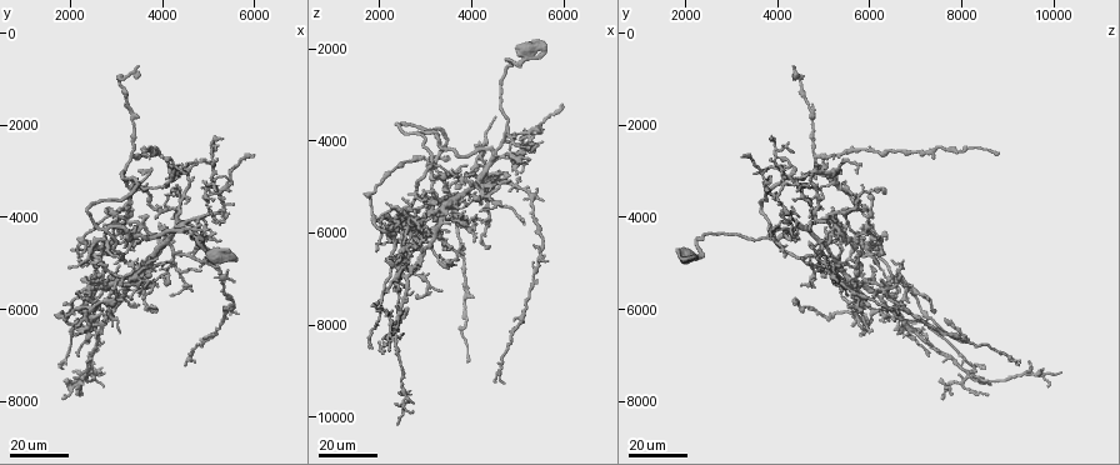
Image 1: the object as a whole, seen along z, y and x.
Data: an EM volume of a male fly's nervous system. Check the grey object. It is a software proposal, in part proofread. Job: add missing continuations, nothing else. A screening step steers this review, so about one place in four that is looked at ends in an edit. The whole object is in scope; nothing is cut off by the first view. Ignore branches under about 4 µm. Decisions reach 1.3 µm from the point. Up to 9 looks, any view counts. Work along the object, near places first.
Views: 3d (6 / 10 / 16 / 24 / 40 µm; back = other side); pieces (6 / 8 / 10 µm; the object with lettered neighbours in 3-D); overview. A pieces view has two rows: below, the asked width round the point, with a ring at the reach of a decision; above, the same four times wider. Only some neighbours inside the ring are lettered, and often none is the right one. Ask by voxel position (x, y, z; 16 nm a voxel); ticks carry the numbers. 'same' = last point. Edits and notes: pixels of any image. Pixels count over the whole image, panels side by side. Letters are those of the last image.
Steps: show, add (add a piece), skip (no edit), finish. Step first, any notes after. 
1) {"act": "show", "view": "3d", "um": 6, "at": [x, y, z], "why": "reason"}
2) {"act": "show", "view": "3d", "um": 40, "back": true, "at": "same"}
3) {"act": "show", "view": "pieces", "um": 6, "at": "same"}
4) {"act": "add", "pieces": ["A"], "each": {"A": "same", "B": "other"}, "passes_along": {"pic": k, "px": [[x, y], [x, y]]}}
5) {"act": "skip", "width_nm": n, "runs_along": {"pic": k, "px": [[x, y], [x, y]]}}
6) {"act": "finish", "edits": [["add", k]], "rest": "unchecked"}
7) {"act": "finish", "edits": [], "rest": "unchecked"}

{"act": "show", "view": "3d", "um": 24, "at": [4800, 2800, 4800], "why": "an open end"}

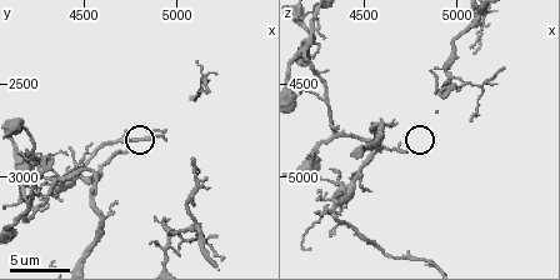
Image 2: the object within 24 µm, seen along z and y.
{"act": "show", "view": "pieces", "um": 6, "at": [4740, 2840, 4860], "why": "see the neighbours"}

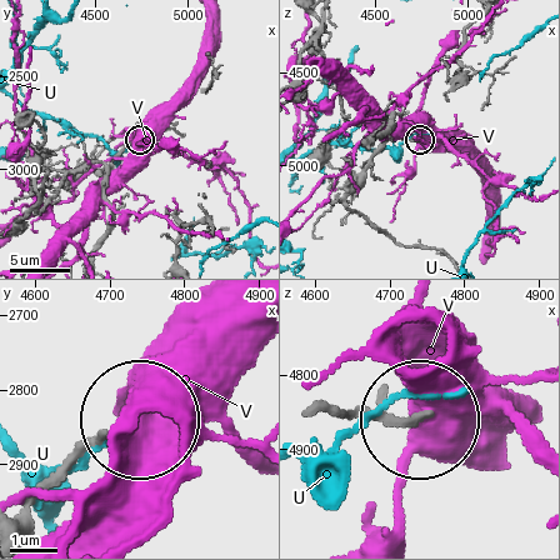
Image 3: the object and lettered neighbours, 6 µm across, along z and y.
{"act": "skip", "width_nm": 140, "each": {"U": "other", "V": "other"}, "found": "no lettered piece goes on from it"}

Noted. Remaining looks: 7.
{"act": "show", "view": "3d", "um": 24, "at": [3450, 750, 4350], "why": "end of a long branch"}

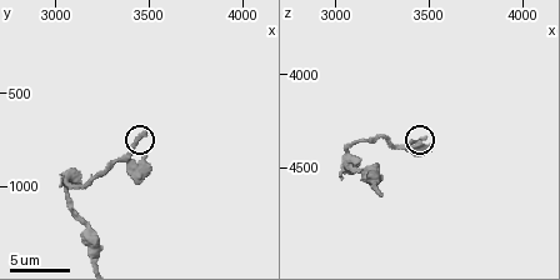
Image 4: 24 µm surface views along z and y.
{"act": "show", "view": "3d", "um": 10, "at": [3480, 700, 4340], "why": "closer look"}

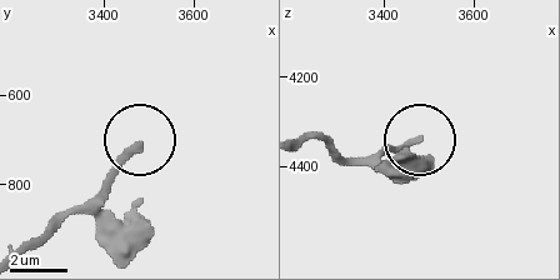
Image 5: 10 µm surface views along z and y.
{"act": "show", "view": "pieces", "um": 6, "at": [3470, 715, 4340]}

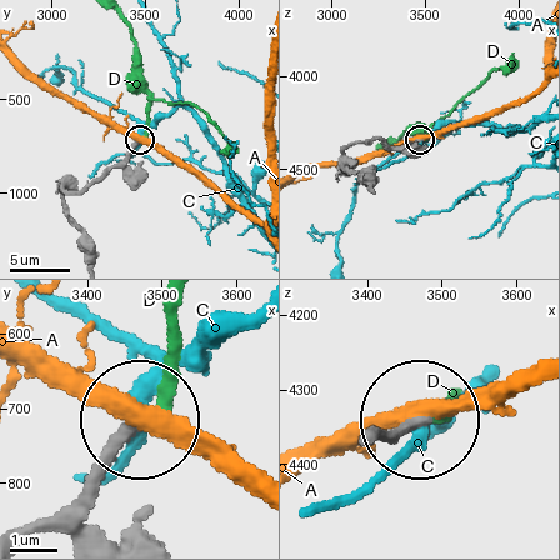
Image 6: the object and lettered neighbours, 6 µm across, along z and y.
{"act": "add", "pieces": ["D"], "each": {"A": "other", "C": "other", "D": "same"}, "passes_along": {"pic": 6, "px": [[113, 168], [143, 138], [148, 120], [148, 90], [126, 21]]}, "found": "the neuron continues"}

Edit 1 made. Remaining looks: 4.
{"act": "show", "view": "3d", "um": 16, "at": [2200, 7850, 7750], "why": "thin end"}

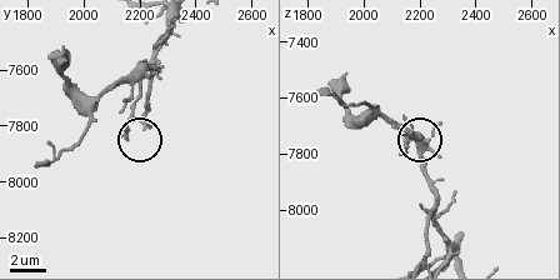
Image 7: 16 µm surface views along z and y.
{"act": "show", "view": "pieces", "um": 6, "at": [2130, 7840, 7800]}

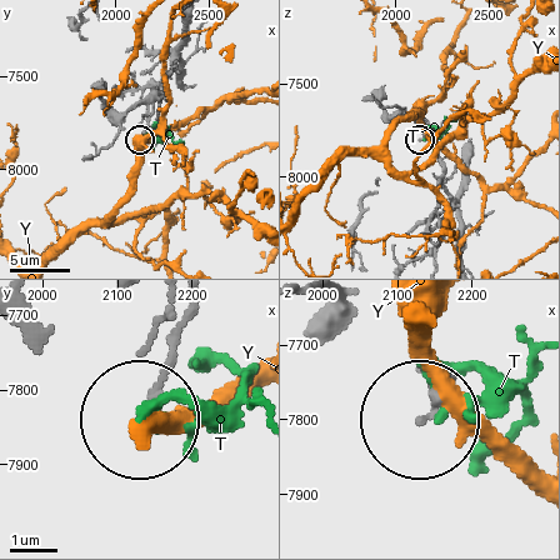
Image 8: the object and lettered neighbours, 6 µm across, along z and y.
{"act": "skip", "each": {"T": "other", "Y": "other"}, "found": "no lettered piece goes on from it"}

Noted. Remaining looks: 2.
{"act": "show", "view": "3d", "um": 24, "at": [2550, 5350, 5300], "why": "thin end"}

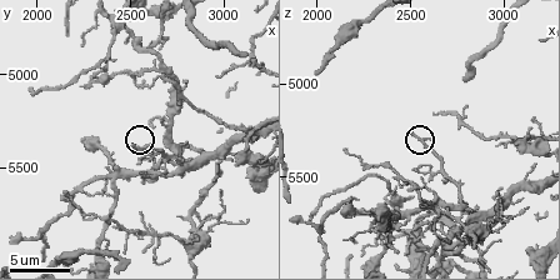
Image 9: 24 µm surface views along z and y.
{"act": "show", "view": "pieces", "um": 8, "at": [2520, 5380, 5260]}

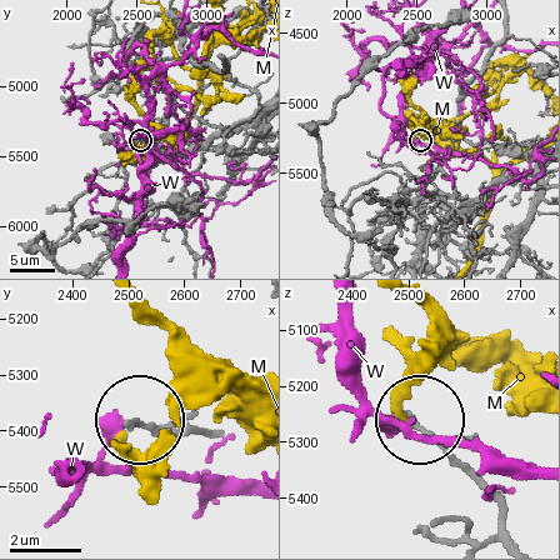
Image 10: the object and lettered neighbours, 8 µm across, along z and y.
{"act": "skip", "each": {"M": "other", "W": "other"}, "found": "no lettered piece goes on from it"}

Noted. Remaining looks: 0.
{"act": "finish", "edits": [["add", 6]], "rest": "unchecked"}

